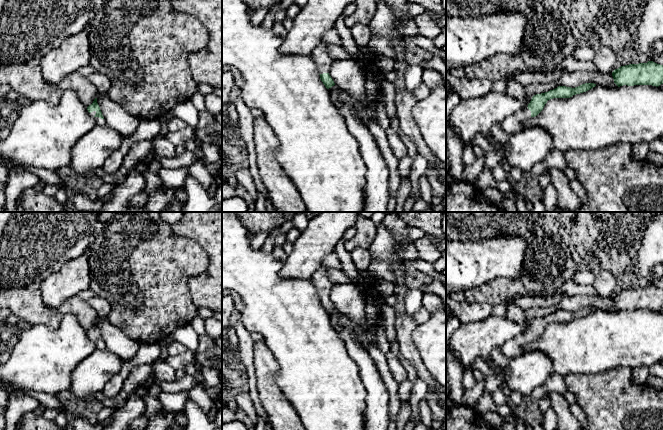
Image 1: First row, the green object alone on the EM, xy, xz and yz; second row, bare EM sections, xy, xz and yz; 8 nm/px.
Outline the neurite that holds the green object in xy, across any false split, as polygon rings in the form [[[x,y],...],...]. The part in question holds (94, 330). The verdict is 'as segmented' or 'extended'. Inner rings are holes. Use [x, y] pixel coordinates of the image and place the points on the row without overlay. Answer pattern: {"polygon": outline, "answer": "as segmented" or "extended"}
{"polygon": [[[97,322],[94,323],[93,327],[87,331],[88,336],[94,342],[96,349],[106,350],[106,344],[104,343],[100,331],[97,327]]], "answer": "extended"}

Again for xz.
{"polygon": [[[322,266],[319,268],[312,277],[312,284],[315,286],[320,303],[327,313],[335,309],[333,303],[329,299],[331,289],[336,285],[328,276],[328,268]]], "answer": "extended"}

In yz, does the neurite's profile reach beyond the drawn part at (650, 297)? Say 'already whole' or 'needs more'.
already whole

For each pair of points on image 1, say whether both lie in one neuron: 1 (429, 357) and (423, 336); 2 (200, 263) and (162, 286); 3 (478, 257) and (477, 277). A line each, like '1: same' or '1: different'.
1: same
2: same
3: same

